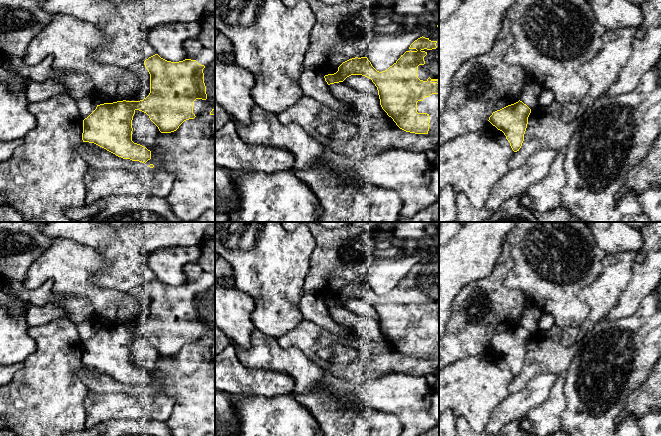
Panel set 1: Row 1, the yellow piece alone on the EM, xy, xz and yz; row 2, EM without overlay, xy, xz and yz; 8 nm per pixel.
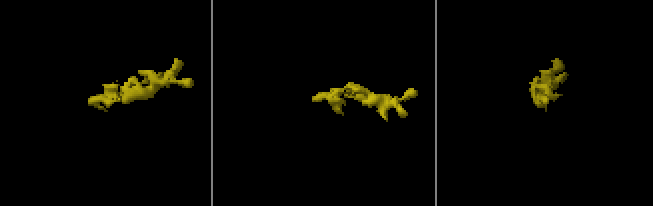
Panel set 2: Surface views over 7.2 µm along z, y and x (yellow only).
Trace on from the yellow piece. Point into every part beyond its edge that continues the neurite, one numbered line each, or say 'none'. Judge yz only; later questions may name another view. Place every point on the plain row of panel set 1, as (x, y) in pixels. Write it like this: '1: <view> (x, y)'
1: yz (530, 315)

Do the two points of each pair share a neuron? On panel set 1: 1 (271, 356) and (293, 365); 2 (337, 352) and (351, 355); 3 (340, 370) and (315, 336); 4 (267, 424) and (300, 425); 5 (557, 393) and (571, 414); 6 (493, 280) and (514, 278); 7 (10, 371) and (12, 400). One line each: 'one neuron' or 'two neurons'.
1: one neuron
2: one neuron
3: one neuron
4: one neuron
5: two neurons
6: two neurons
7: two neurons

